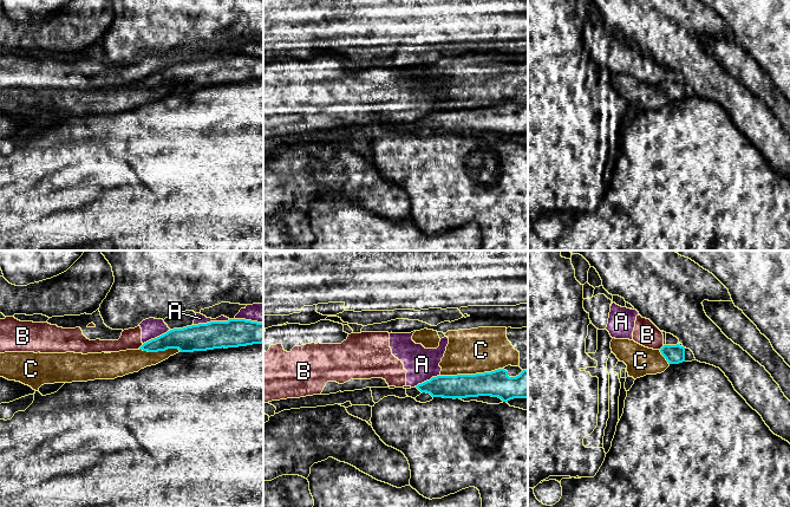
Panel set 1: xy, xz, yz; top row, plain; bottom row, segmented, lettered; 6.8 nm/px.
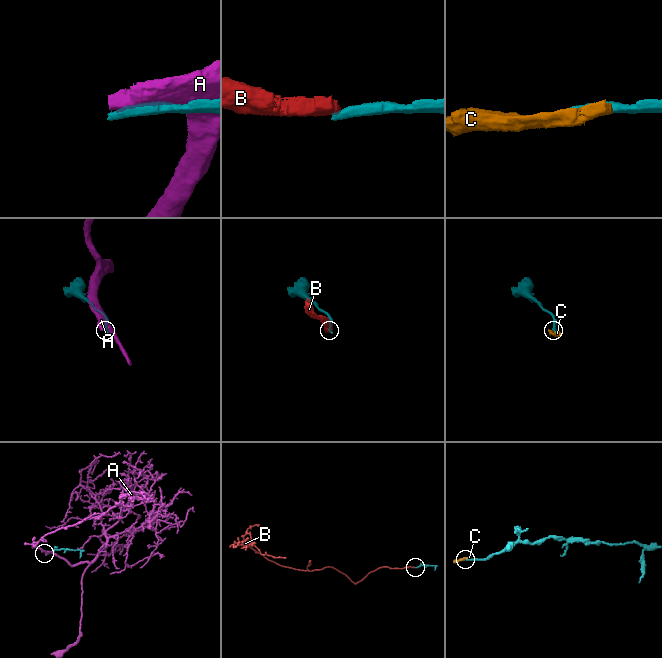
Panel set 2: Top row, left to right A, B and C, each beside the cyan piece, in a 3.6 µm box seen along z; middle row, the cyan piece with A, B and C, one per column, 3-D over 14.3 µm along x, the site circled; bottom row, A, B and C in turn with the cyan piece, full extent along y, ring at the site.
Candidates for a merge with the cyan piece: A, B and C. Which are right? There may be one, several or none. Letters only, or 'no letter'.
no letter

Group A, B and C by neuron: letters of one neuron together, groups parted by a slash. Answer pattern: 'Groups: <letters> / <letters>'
Groups: A B / C

